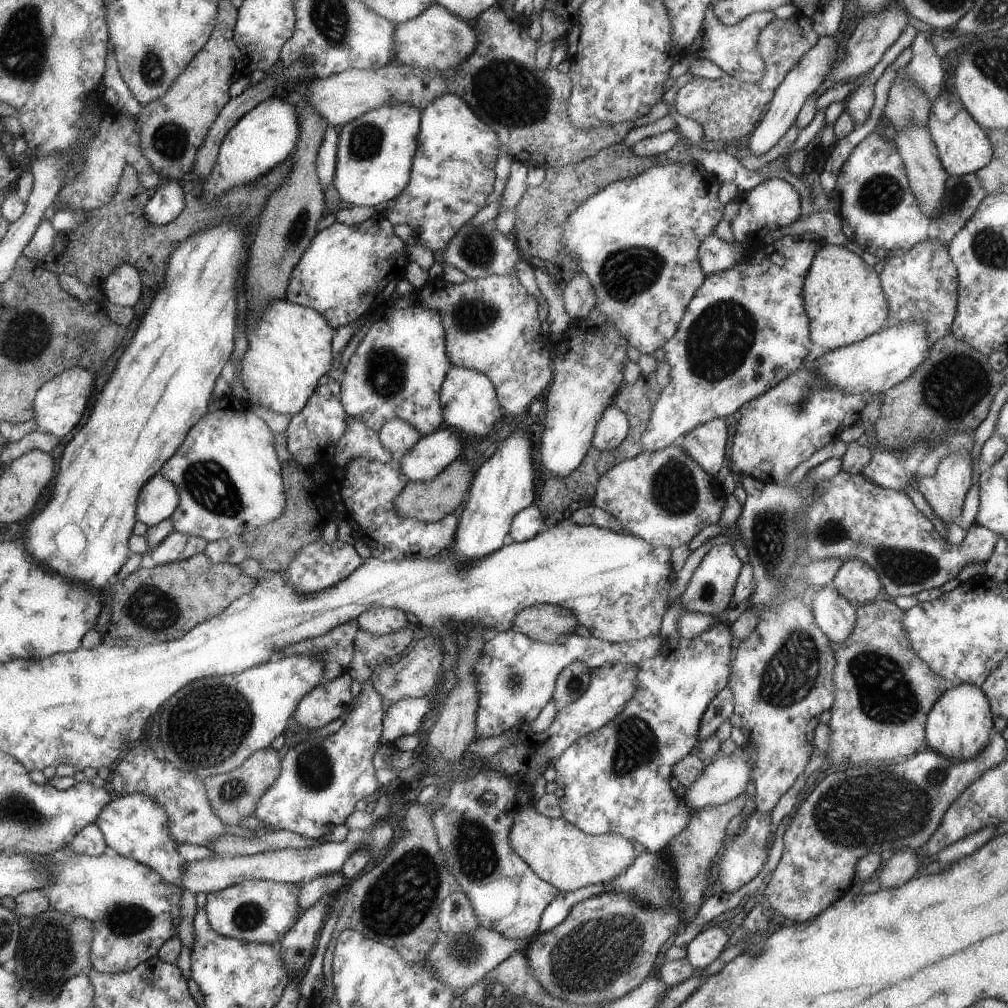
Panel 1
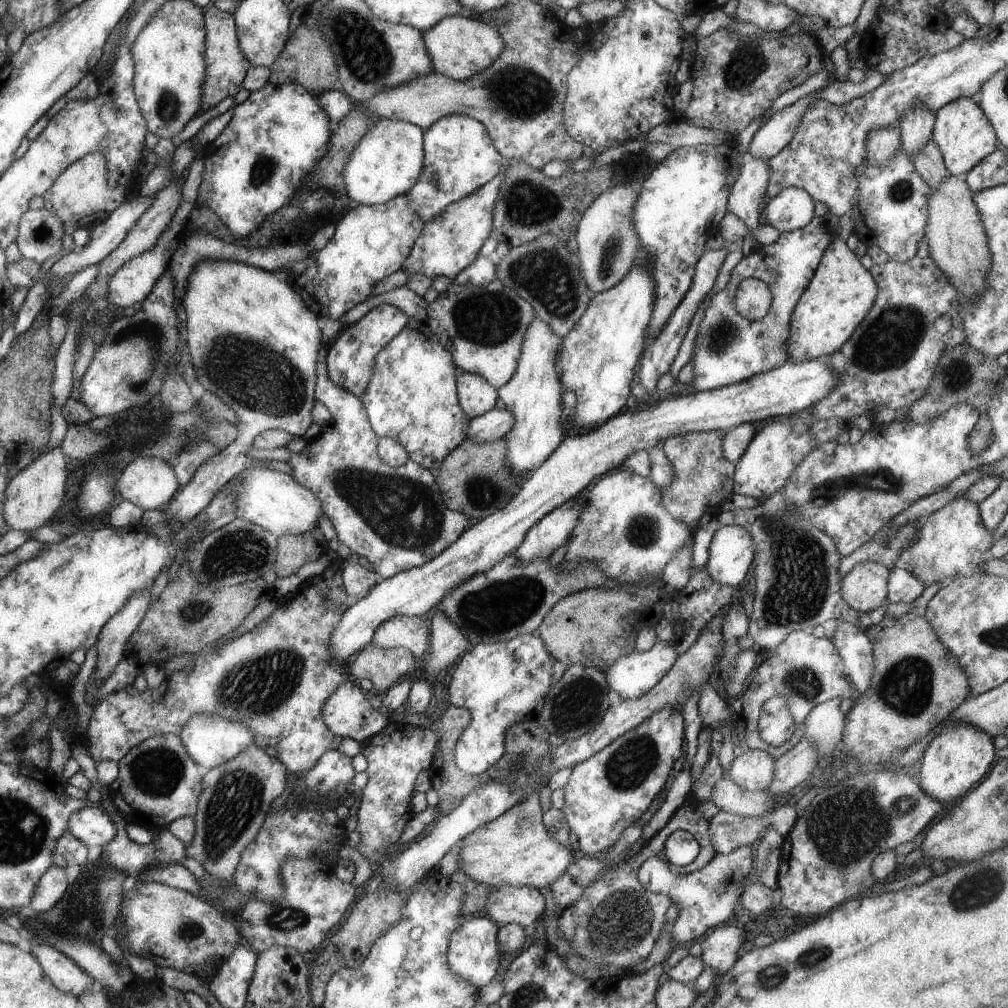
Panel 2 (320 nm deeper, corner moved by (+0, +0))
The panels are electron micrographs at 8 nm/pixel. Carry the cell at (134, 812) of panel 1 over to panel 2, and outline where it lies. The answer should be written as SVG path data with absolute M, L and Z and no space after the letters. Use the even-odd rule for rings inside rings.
M89 804L86 809L72 814L68 833L75 835L88 847L104 848L115 838L117 830L114 820L100 805Z

